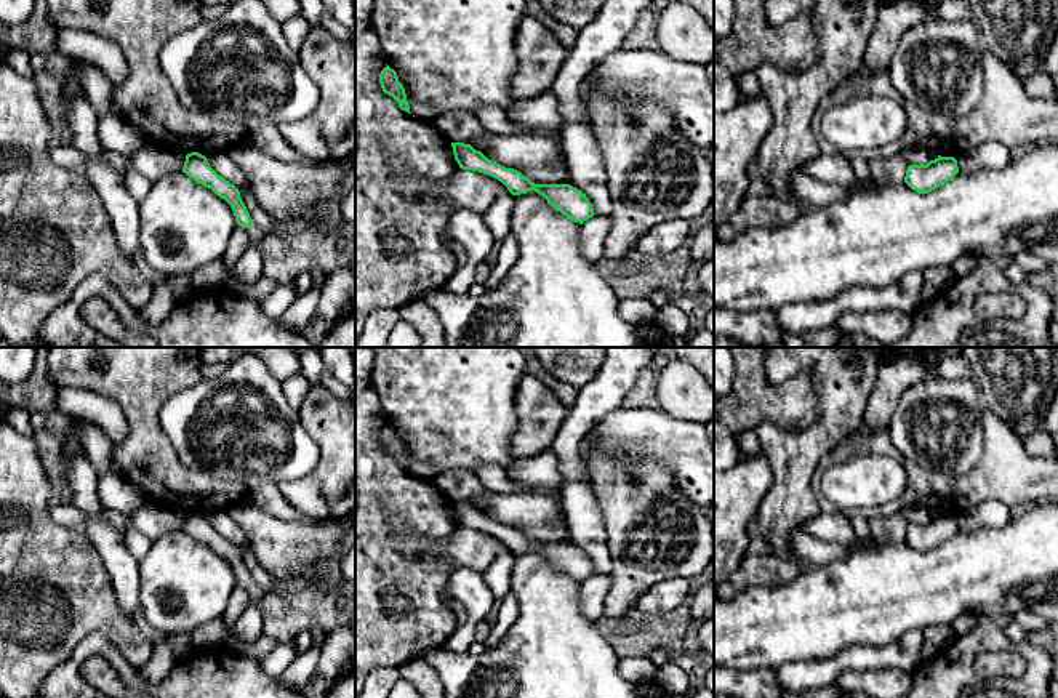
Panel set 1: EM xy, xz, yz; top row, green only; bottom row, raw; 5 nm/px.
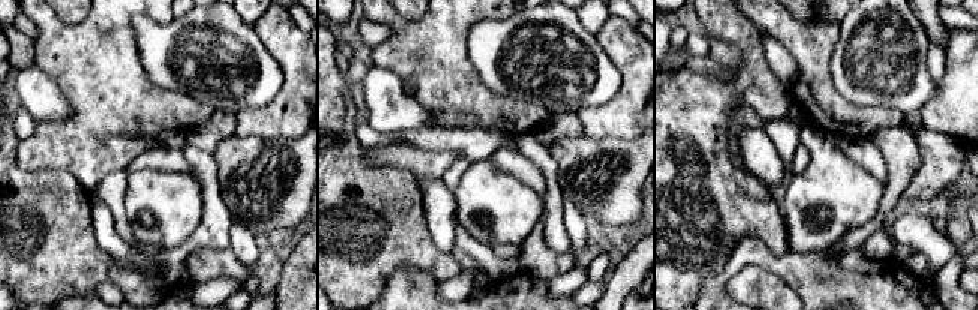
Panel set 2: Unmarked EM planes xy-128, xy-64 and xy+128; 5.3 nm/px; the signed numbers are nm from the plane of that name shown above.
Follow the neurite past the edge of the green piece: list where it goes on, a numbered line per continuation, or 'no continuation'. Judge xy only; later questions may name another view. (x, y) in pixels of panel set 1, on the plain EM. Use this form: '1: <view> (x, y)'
1: xy (255, 591)

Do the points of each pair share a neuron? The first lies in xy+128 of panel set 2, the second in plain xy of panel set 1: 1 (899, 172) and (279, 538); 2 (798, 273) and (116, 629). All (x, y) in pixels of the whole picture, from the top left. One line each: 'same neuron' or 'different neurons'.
1: same neuron
2: different neurons

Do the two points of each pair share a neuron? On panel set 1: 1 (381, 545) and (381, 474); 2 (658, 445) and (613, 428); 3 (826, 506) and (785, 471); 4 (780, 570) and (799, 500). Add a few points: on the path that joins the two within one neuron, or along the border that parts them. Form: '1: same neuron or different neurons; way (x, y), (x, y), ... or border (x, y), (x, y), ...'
1: same neuron; way (381, 527), (381, 492)
2: same neuron; way (647, 434), (625, 434)
3: different neurons; border (823, 458), (812, 479), (812, 493), (820, 511)
4: different neurons; border (773, 551), (793, 557), (799, 564)

